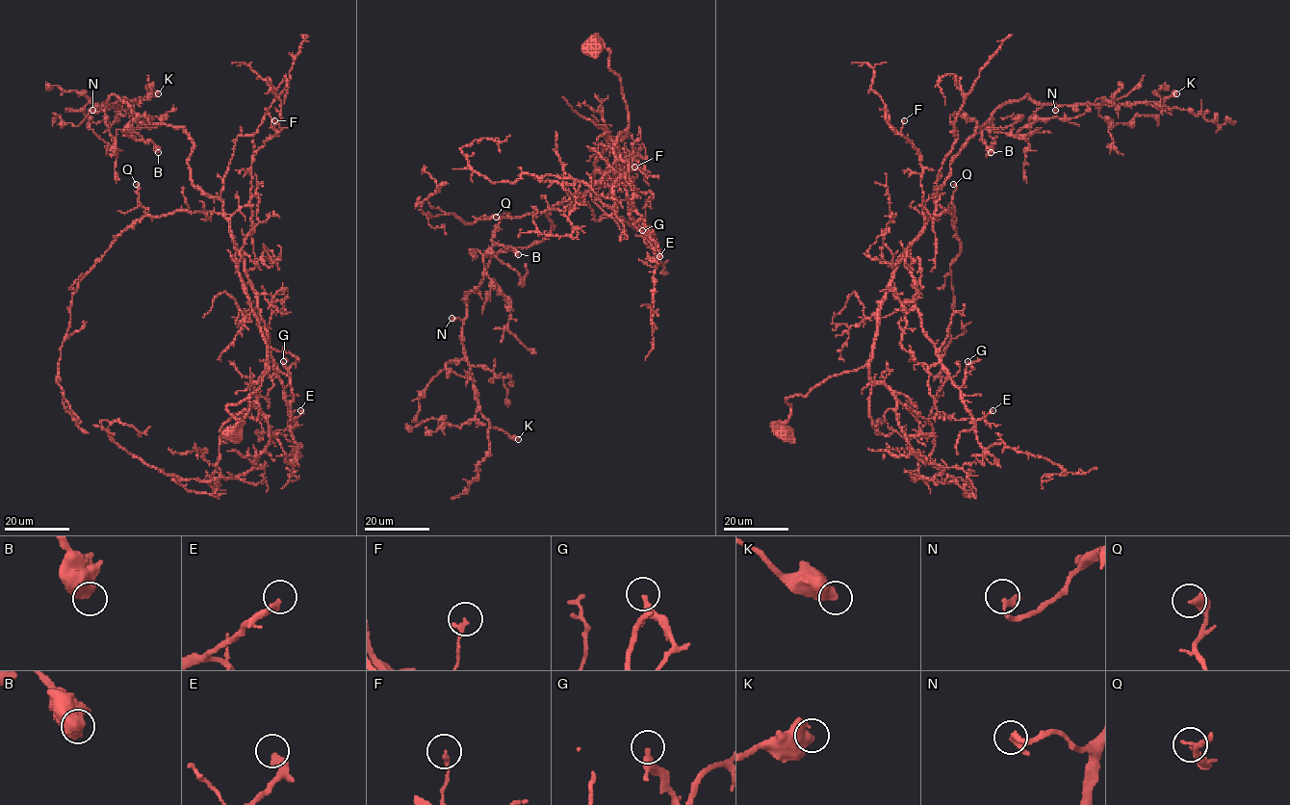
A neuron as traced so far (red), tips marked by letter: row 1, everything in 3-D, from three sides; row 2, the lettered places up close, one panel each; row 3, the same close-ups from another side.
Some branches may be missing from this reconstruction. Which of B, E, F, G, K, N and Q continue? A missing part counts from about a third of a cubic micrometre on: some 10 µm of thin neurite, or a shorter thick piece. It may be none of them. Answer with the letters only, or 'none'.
E, K, N

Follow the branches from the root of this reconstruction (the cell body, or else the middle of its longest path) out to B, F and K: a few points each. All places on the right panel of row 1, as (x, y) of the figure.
B: (782, 431), (787, 398), (870, 360), (897, 258), (934, 212), (951, 160), (992, 117), (982, 131), (991, 152)
F: (782, 431), (787, 398), (870, 360), (897, 258), (925, 222), (921, 155), (900, 133), (904, 120)
K: (782, 431), (787, 398), (870, 360), (897, 258), (996, 109), (1025, 95), (1163, 106), (1176, 93)

